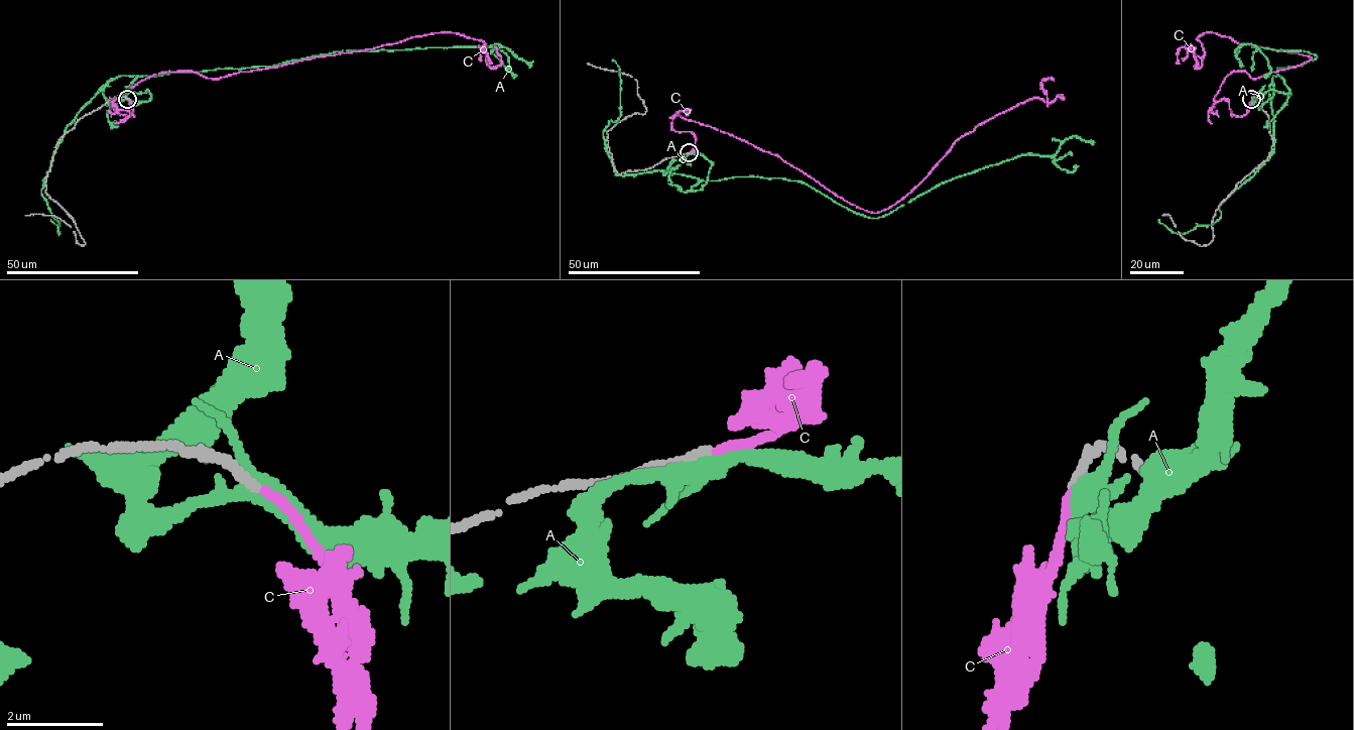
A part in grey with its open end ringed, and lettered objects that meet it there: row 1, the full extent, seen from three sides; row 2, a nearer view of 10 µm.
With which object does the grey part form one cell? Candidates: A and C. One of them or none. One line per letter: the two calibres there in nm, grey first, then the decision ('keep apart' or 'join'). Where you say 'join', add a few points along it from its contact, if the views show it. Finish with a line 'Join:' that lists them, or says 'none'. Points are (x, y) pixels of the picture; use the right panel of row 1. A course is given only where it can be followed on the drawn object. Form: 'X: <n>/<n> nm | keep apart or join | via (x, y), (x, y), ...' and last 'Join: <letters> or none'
A: 200/360 nm | keep apart
C: 190/170 nm | join | via (1252, 98), (1240, 116), (1213, 100), (1232, 72), (1312, 57), (1205, 32), (1203, 54), (1181, 46), (1179, 64)
Join: C

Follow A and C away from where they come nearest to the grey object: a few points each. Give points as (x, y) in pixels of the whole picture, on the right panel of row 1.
A: (1252, 98), (1270, 90), (1288, 93), (1277, 69), (1317, 55), (1242, 43), (1240, 61)
C: (1252, 98), (1240, 116), (1213, 100), (1232, 72), (1312, 57), (1205, 32), (1203, 54), (1181, 46), (1179, 64)

